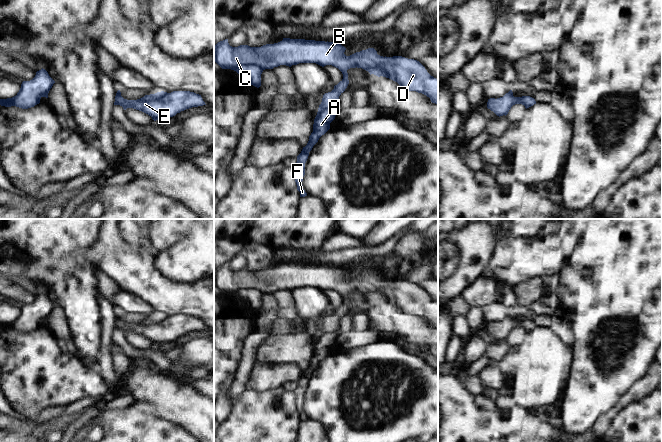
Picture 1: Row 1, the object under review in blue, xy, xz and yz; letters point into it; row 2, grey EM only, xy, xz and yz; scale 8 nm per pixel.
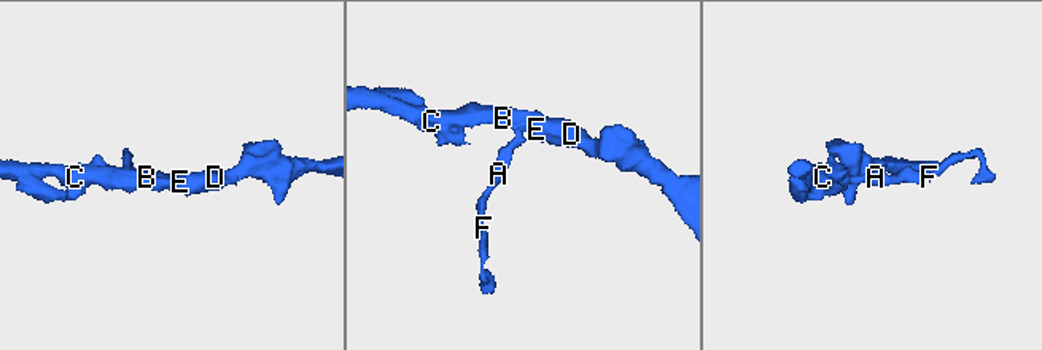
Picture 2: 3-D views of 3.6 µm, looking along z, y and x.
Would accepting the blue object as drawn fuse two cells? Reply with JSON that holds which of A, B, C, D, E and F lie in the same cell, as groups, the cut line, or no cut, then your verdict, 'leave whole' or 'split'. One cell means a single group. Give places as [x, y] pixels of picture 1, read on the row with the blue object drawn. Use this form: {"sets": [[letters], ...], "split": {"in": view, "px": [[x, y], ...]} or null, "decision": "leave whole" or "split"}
{"sets": [["A", "B", "C", "D", "E", "F"]], "split": null, "decision": "leave whole"}

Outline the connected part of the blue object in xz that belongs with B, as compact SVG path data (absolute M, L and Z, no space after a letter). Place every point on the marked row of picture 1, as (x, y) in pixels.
M283 38L278 43L261 47L232 47L228 39L214 46L214 61L222 69L236 71L246 82L257 88L261 86L262 72L280 65L291 67L299 63L316 63L322 67L332 65L342 72L343 79L331 92L323 95L314 119L313 132L293 167L300 197L307 196L302 181L309 152L319 138L330 129L330 123L335 119L339 108L339 96L349 84L348 69L362 68L370 75L389 78L403 89L422 93L429 97L432 103L438 104L438 79L431 76L419 61L402 56L383 57L378 55L374 48L350 56L344 54L345 50L344 46L336 42L290 38Z

